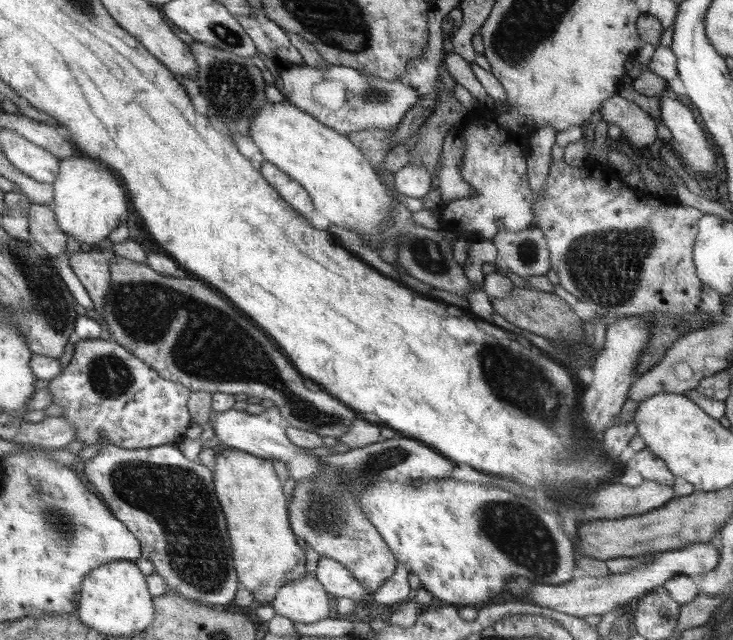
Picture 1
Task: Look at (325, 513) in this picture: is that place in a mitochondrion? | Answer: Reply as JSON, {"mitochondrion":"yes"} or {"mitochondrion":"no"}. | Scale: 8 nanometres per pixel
{"mitochondrion":"yes"}

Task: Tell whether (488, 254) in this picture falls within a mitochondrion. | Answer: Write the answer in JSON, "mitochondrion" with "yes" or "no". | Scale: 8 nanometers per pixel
{"mitochondrion":"no"}

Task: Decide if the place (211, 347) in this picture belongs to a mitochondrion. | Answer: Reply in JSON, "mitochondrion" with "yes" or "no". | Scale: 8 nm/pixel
{"mitochondrion":"yes"}

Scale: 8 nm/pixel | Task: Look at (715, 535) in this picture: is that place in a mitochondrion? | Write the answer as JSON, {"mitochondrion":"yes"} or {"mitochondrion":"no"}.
{"mitochondrion":"no"}

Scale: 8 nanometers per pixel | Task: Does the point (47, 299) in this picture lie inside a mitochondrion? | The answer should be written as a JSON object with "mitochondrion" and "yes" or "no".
{"mitochondrion":"yes"}

